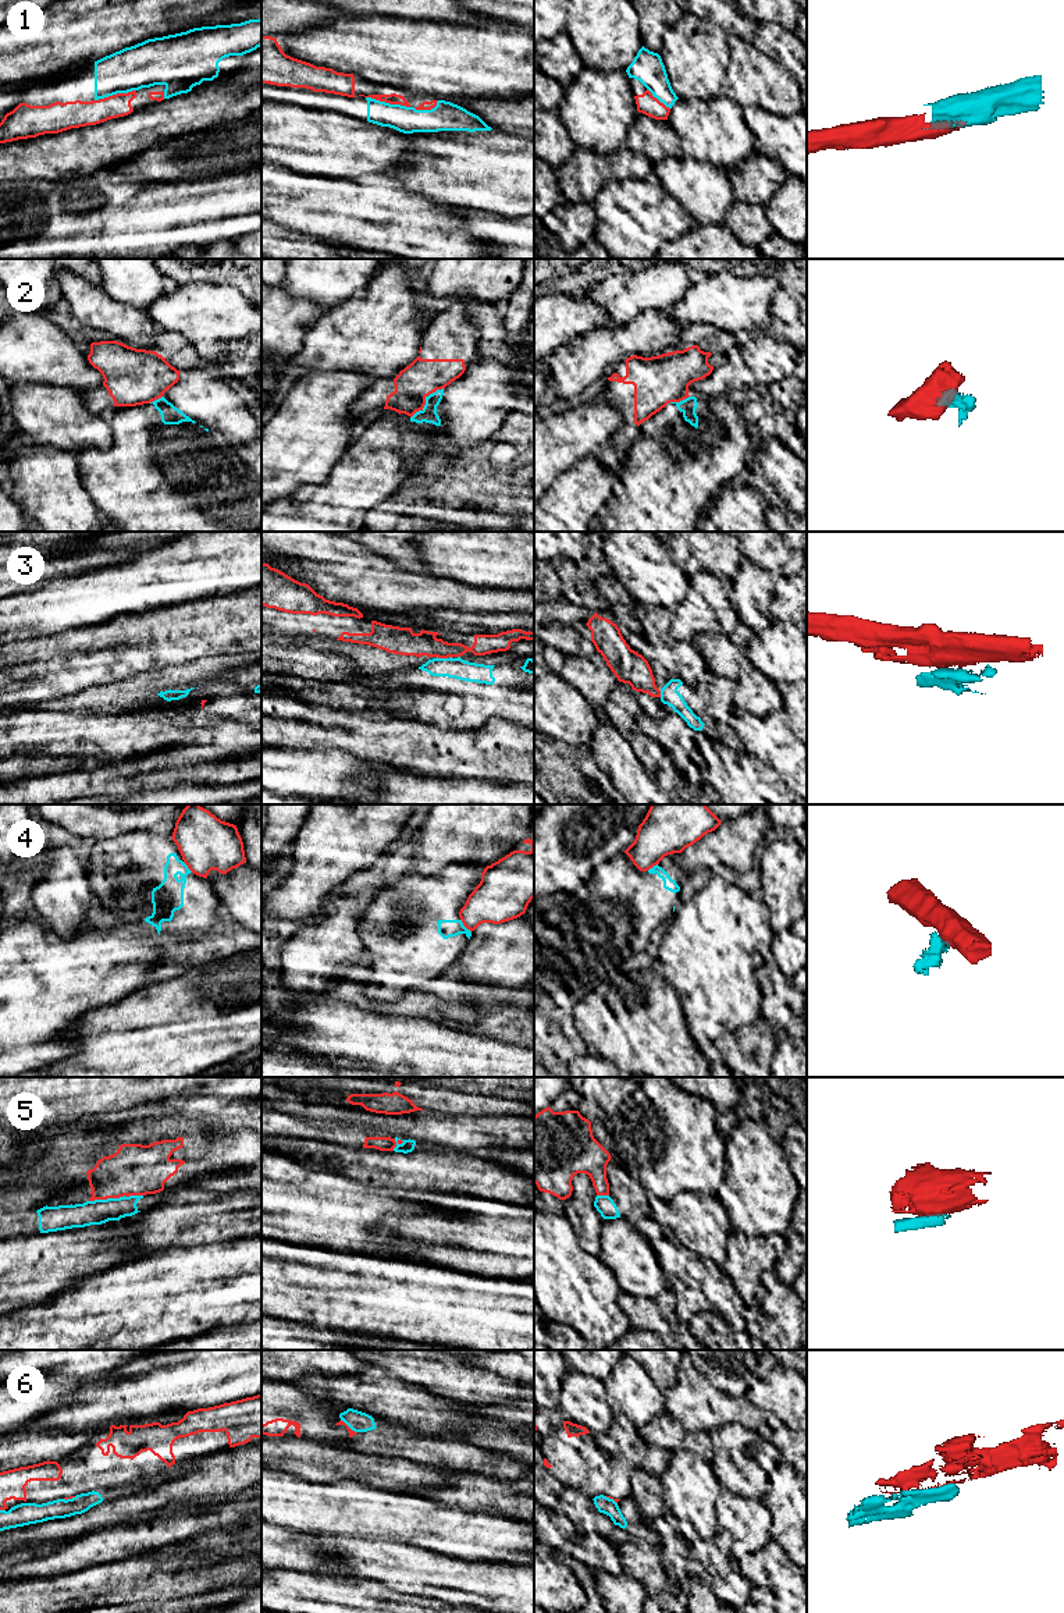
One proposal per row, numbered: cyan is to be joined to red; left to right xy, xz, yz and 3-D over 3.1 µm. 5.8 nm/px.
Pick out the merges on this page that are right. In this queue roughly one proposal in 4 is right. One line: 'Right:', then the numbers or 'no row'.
Right: 1

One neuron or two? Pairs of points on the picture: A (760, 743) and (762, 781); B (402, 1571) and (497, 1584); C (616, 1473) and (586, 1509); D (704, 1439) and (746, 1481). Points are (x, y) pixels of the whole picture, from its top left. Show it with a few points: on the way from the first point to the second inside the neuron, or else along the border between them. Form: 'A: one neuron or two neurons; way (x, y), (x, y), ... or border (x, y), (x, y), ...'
A: two neurons; border (746, 750), (753, 756)
B: one neuron; way (426, 1573), (455, 1583), (473, 1584)
C: two neurons; border (565, 1487), (573, 1487), (582, 1492)
D: two neurons; border (715, 1452), (711, 1460)

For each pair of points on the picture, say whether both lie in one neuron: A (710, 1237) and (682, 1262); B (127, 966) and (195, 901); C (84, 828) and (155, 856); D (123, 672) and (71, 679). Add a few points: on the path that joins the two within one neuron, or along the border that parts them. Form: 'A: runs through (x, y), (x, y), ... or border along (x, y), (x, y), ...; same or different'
A: border along (671, 1229), (684, 1246), (704, 1258); different
B: border along (125, 926), (142, 934), (156, 937); different
C: border along (141, 830), (96, 842); different
D: runs through (110, 674), (84, 678); same

